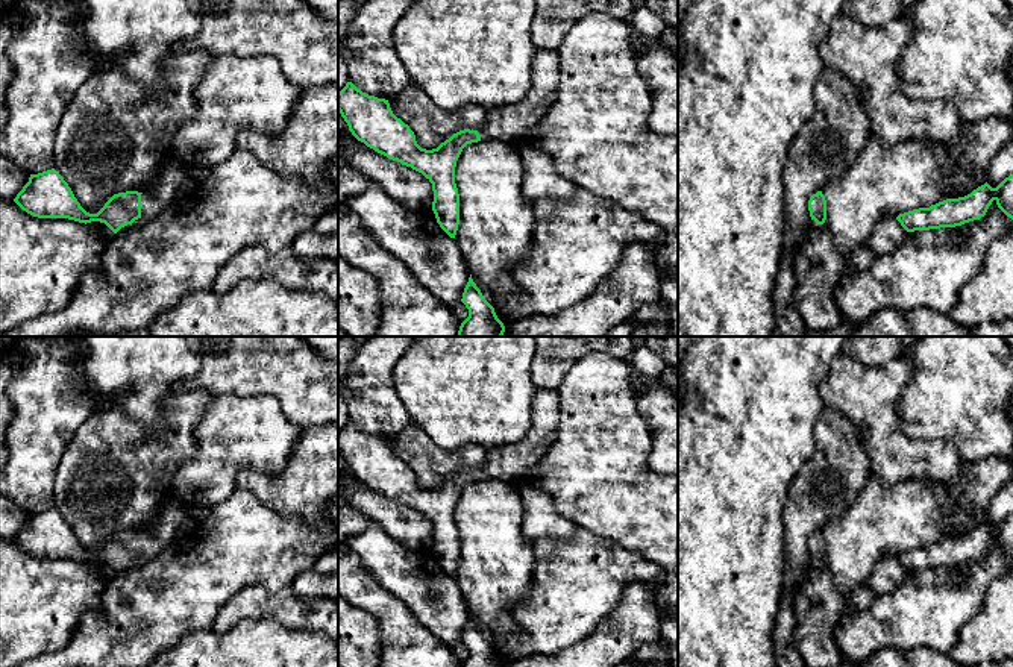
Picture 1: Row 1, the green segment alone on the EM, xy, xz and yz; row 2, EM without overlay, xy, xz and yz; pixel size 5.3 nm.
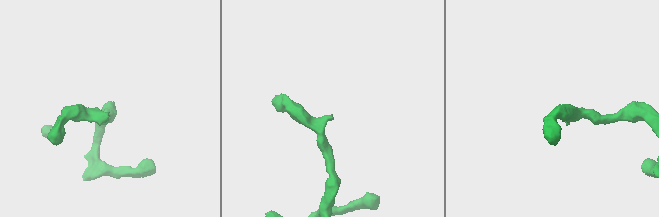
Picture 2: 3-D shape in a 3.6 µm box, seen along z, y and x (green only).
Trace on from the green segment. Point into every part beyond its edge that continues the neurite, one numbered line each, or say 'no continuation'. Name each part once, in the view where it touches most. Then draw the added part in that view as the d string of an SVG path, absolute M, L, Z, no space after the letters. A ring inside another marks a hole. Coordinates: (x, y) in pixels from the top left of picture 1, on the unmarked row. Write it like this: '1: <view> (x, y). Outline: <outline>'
1: xy (175, 522). Outline: M174 497L167 499L159 508L158 523L149 532L141 534L141 558L156 556L162 549L191 534L196 525L188 508Z

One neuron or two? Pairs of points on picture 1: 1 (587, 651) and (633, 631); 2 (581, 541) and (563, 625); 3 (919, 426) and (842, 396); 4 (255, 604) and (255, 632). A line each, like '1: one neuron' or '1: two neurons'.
1: one neuron
2: one neuron
3: two neurons
4: two neurons

